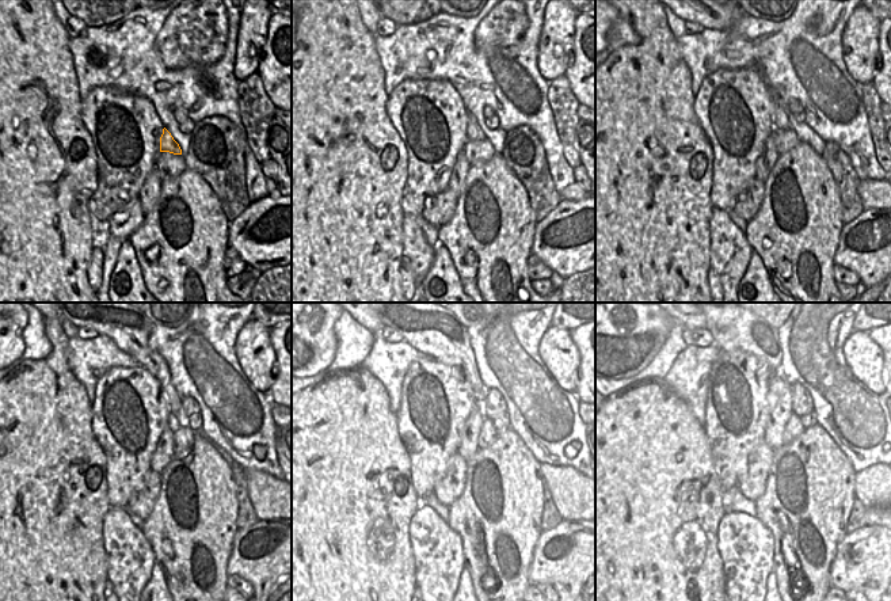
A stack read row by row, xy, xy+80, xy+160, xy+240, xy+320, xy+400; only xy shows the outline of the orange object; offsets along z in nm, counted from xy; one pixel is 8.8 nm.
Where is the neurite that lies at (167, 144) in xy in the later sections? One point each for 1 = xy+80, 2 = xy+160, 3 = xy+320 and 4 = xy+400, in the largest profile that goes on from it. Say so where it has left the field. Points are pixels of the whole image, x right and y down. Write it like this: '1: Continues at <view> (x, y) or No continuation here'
1: Continues at xy+80 (473, 133)
2: Continues at xy+160 (781, 121)
3: Continues at xy+320 (433, 330)
4: Continues at xy+400 (742, 330)

